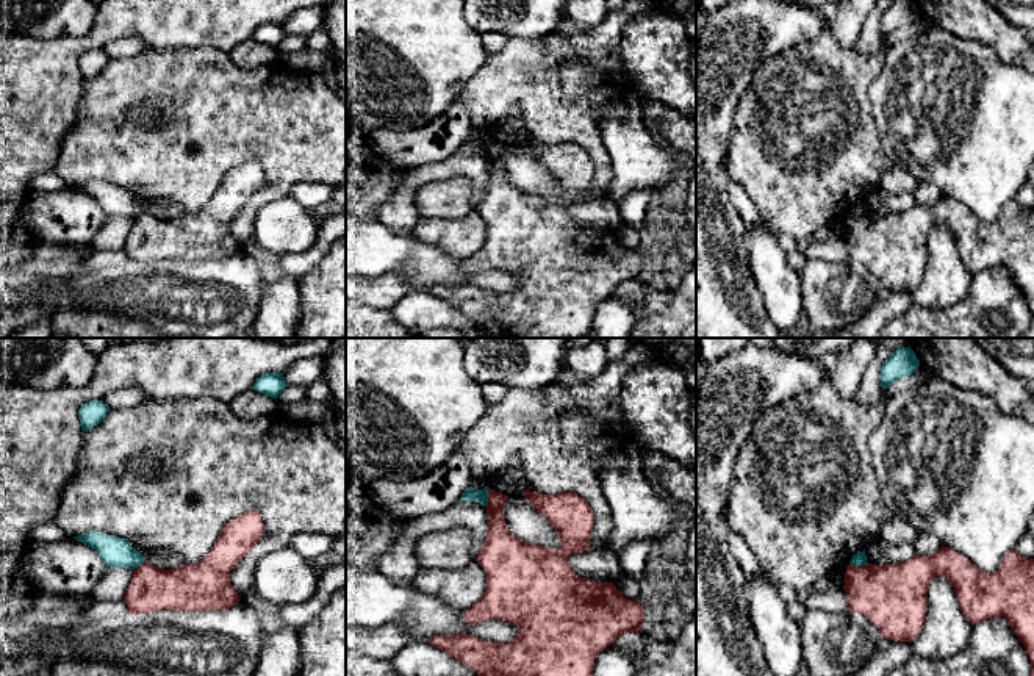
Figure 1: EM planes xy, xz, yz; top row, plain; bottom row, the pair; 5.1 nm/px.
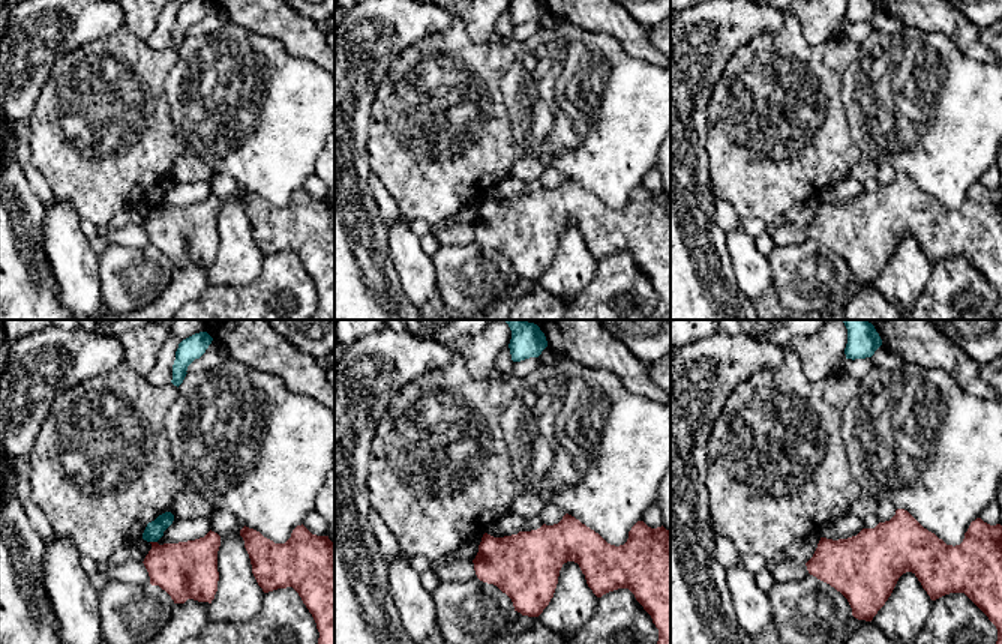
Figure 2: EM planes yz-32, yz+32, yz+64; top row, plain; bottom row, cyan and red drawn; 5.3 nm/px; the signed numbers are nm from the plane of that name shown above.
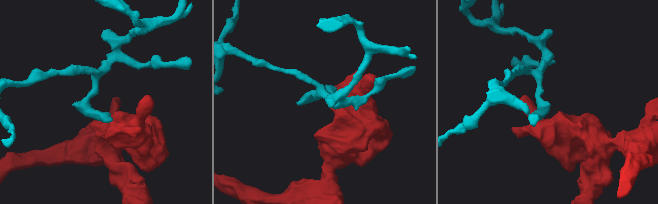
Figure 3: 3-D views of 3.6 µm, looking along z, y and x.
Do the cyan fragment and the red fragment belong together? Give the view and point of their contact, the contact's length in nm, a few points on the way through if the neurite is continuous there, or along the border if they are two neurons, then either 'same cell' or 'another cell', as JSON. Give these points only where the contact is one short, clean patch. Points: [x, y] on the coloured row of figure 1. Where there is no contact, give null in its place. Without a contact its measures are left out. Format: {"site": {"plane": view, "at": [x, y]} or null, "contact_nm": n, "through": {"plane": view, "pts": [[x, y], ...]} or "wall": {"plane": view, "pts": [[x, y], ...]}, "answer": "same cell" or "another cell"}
{"site": {"plane": "yz", "at": [859, 565]}, "contact_nm": 100, "wall": {"plane": "yz", "pts": [[868, 564], [850, 565]]}, "answer": "another cell"}

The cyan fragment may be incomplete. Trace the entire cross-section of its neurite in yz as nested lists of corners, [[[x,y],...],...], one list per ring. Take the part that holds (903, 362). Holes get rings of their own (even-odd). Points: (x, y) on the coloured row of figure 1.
[[[898,347],[881,366],[881,387],[885,390],[898,379],[909,377],[920,366],[910,347]]]

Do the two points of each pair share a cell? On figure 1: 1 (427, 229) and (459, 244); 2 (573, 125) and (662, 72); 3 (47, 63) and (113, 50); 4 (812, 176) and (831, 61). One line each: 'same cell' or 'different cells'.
1: same cell
2: different cells
3: different cells
4: same cell

